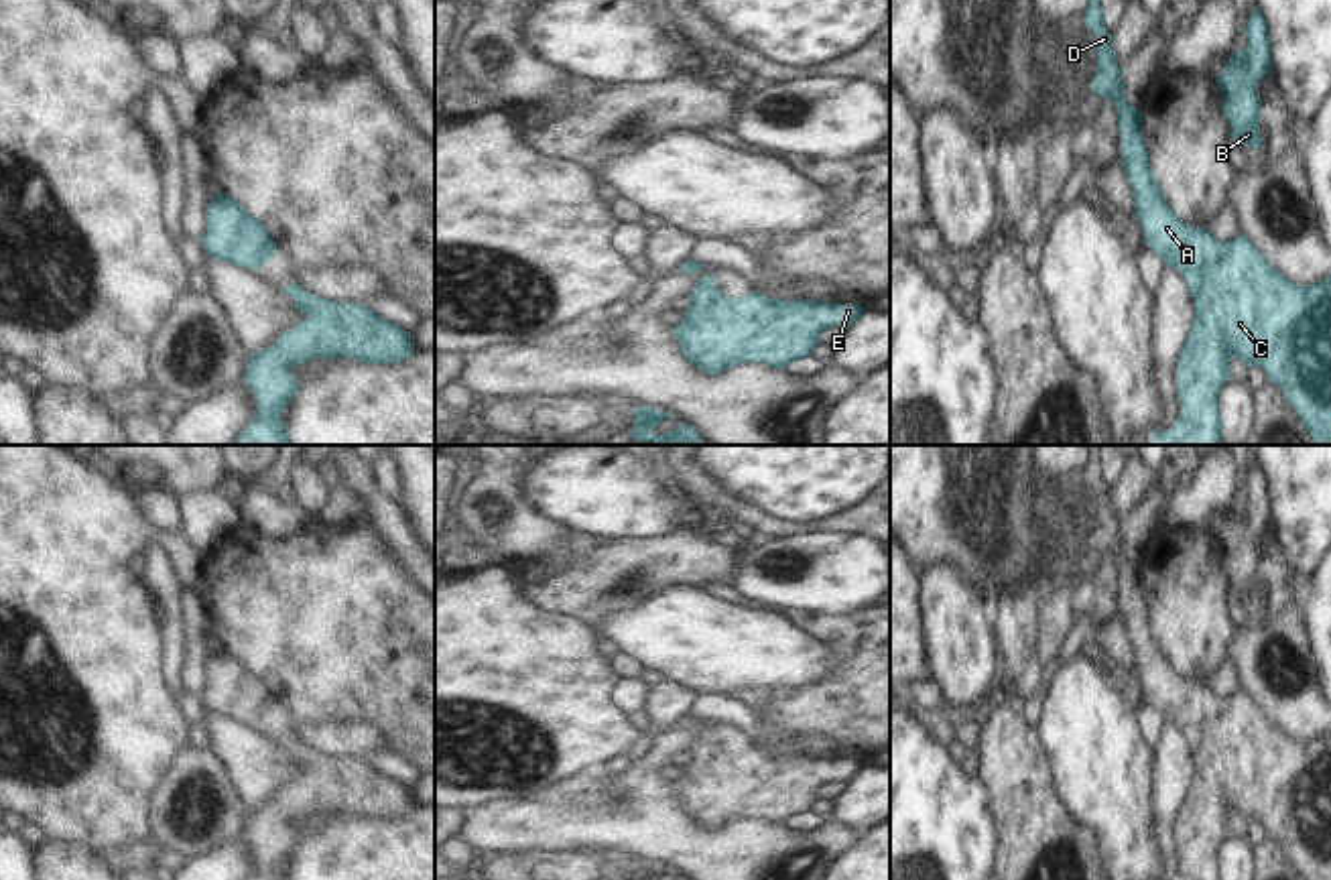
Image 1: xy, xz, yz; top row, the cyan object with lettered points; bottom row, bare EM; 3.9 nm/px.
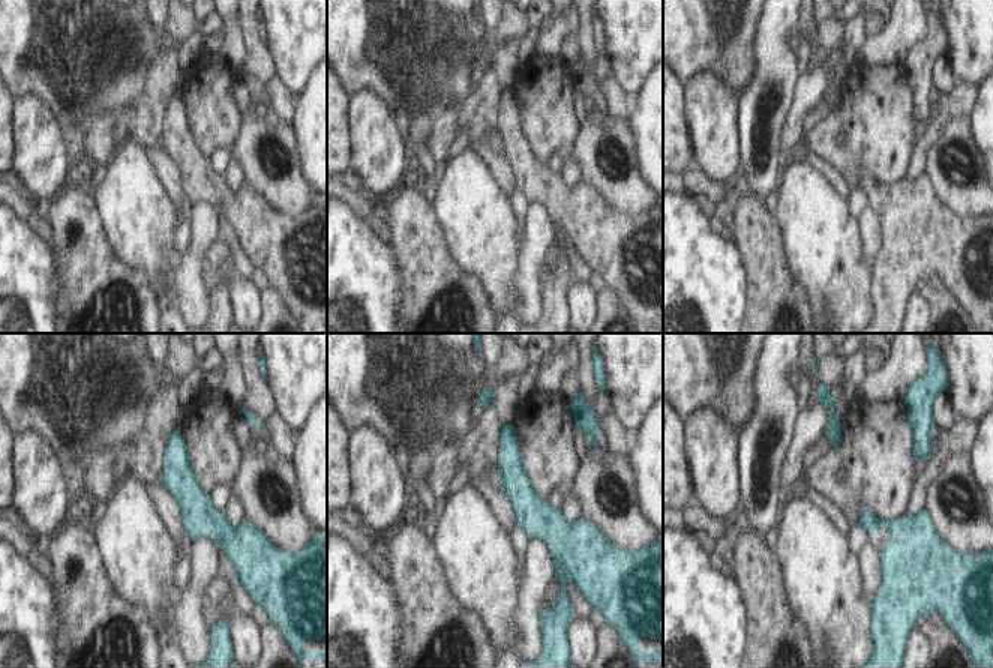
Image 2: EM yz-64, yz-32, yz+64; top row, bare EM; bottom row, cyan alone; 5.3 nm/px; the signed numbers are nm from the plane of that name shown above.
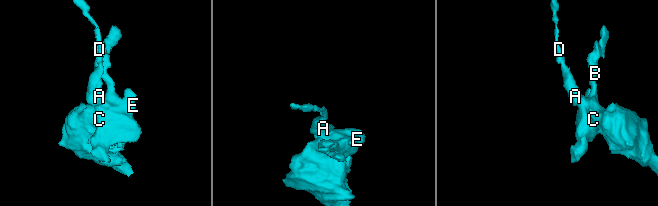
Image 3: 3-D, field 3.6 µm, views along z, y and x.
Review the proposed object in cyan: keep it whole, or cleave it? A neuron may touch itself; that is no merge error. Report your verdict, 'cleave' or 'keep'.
keep

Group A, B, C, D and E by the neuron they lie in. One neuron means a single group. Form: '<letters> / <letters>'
A B C D E

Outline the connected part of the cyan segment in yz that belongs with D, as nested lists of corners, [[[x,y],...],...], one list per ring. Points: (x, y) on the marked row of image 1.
[[[1087,0],[1083,22],[1097,43],[1097,69],[1093,75],[1093,91],[1097,98],[1112,98],[1118,112],[1118,130],[1122,146],[1122,167],[1132,187],[1134,209],[1144,232],[1144,244],[1158,254],[1158,258],[1177,268],[1191,293],[1195,319],[1191,331],[1177,358],[1177,390],[1181,402],[1179,421],[1168,431],[1152,431],[1152,445],[1221,445],[1221,415],[1217,411],[1217,392],[1229,378],[1229,362],[1238,358],[1244,366],[1258,366],[1266,372],[1270,384],[1276,384],[1286,402],[1296,411],[1303,427],[1311,435],[1313,445],[1331,445],[1331,276],[1311,287],[1290,282],[1280,274],[1260,250],[1246,238],[1235,236],[1229,242],[1219,242],[1205,228],[1191,228],[1166,203],[1158,181],[1148,163],[1140,130],[1140,110],[1130,106],[1124,96],[1118,55],[1114,51],[1112,35],[1103,24],[1099,0]]]

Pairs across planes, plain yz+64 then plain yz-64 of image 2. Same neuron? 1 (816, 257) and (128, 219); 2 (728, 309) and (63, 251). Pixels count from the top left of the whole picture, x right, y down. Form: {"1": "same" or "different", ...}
{"1": "same", "2": "different"}

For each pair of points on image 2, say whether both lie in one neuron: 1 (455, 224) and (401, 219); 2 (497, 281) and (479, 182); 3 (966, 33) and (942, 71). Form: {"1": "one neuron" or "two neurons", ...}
{"1": "two neurons", "2": "one neuron", "3": "two neurons"}

